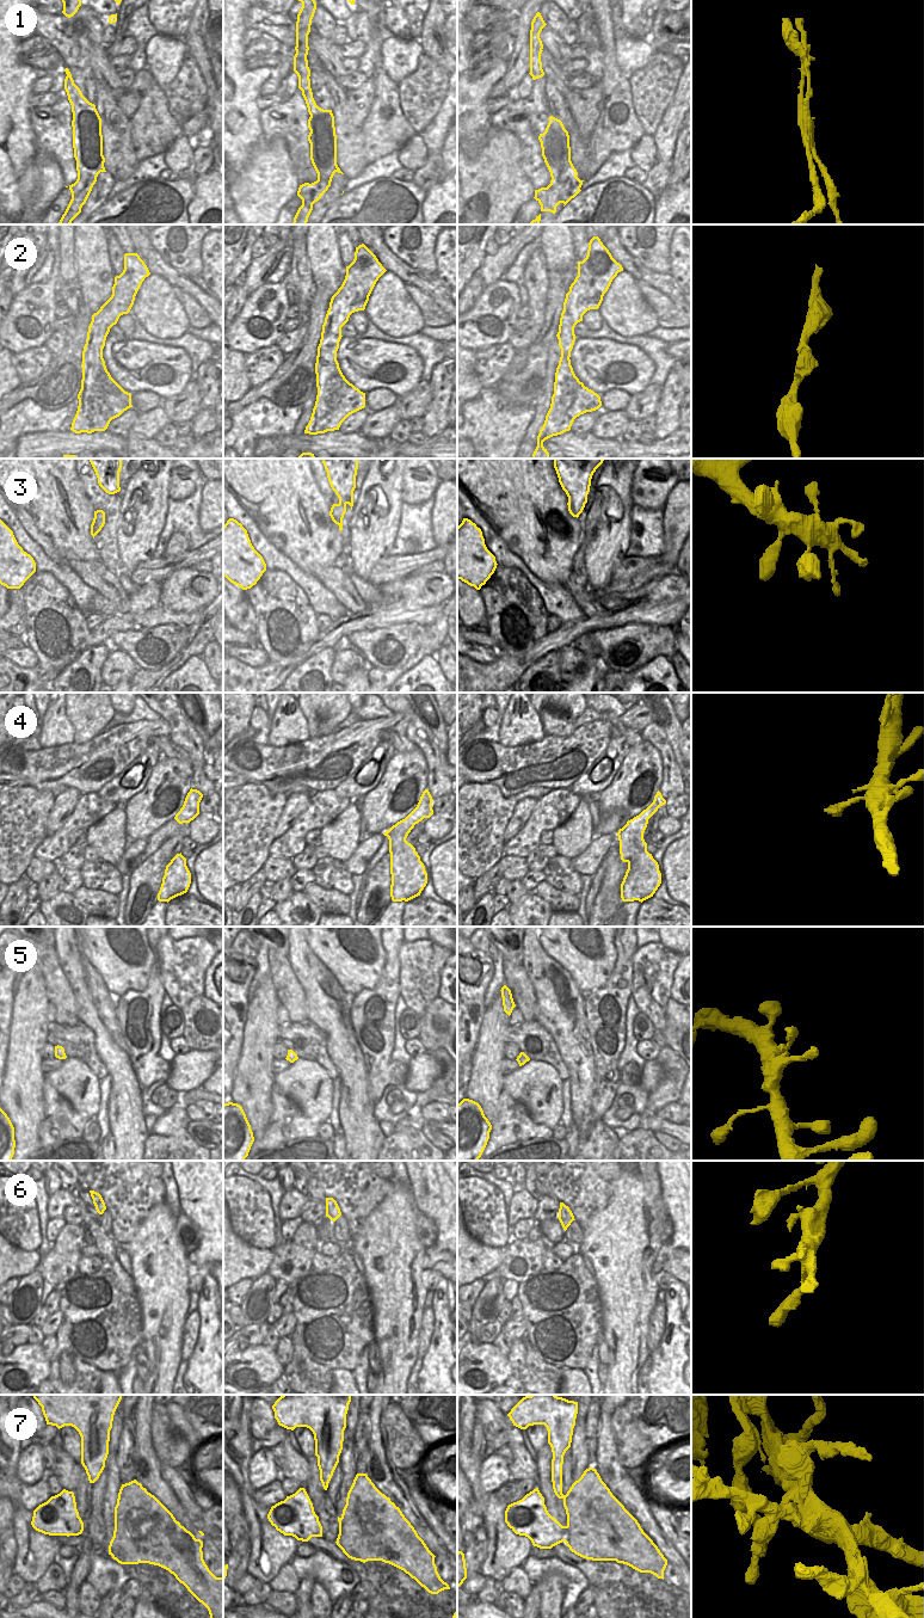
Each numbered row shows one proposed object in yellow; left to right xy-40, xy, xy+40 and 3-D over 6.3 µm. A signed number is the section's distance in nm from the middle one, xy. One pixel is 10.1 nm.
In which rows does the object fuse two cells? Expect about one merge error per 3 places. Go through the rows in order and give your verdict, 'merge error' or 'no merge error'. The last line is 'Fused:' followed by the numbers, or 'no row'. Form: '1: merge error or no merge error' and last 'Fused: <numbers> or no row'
1: merge error
2: no merge error
3: no merge error
4: no merge error
5: no merge error
6: no merge error
7: merge error
Fused: 1, 7

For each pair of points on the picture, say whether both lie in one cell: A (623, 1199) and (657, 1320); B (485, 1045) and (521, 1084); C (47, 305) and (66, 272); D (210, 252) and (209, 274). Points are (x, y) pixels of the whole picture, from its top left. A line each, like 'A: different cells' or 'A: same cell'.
A: different cells
B: different cells
C: different cells
D: same cell

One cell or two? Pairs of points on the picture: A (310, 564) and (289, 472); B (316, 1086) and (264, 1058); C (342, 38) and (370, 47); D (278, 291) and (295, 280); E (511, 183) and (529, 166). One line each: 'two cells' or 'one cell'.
A: one cell
B: two cells
C: two cells
D: two cells
E: two cells

